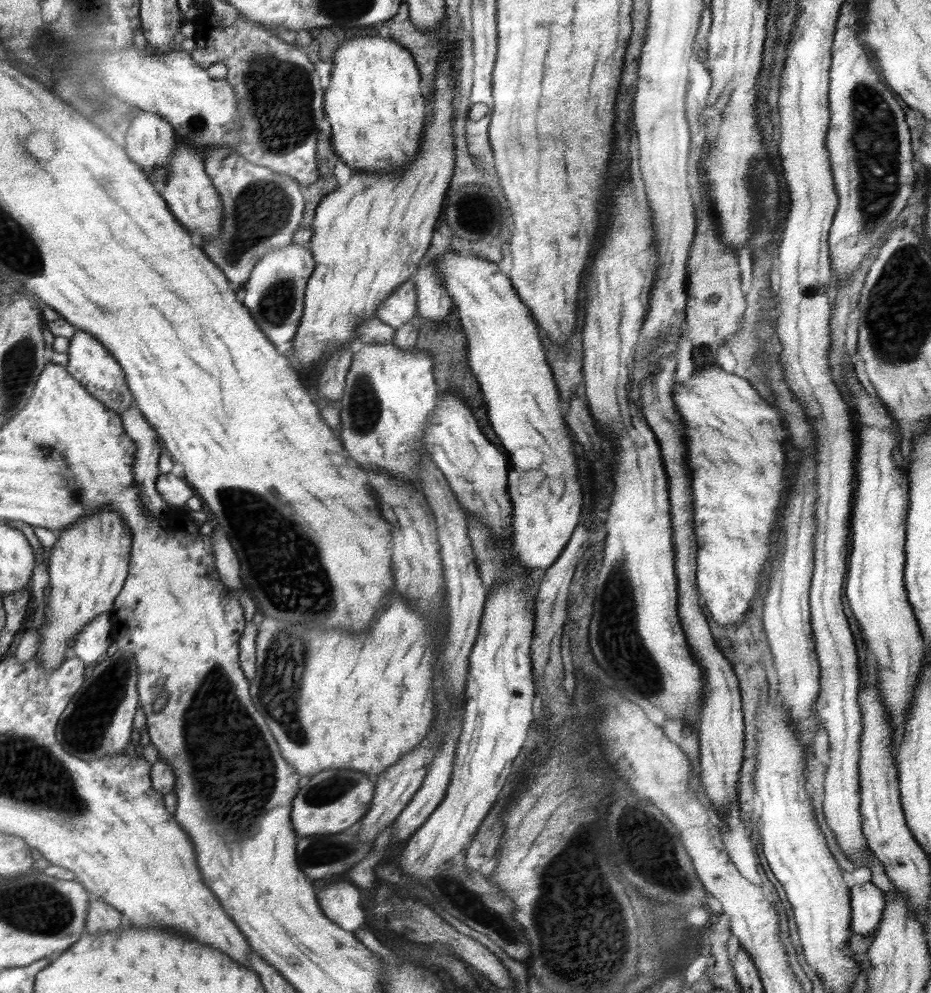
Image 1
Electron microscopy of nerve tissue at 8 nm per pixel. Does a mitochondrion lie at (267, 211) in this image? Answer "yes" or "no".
yes

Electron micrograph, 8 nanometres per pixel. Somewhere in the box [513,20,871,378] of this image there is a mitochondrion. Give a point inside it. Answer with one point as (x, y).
(762, 196)

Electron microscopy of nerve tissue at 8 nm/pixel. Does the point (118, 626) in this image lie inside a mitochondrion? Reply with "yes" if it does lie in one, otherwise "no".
no

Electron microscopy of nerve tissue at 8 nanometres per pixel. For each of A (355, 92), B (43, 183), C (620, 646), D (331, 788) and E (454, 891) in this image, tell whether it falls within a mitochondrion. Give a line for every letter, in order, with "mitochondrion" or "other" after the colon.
A: other
B: other
C: mitochondrion
D: mitochondrion
E: mitochondrion

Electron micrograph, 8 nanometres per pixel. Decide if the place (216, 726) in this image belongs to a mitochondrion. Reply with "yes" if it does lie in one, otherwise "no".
yes

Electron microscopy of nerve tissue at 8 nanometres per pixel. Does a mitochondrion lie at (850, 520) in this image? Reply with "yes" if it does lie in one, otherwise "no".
no

